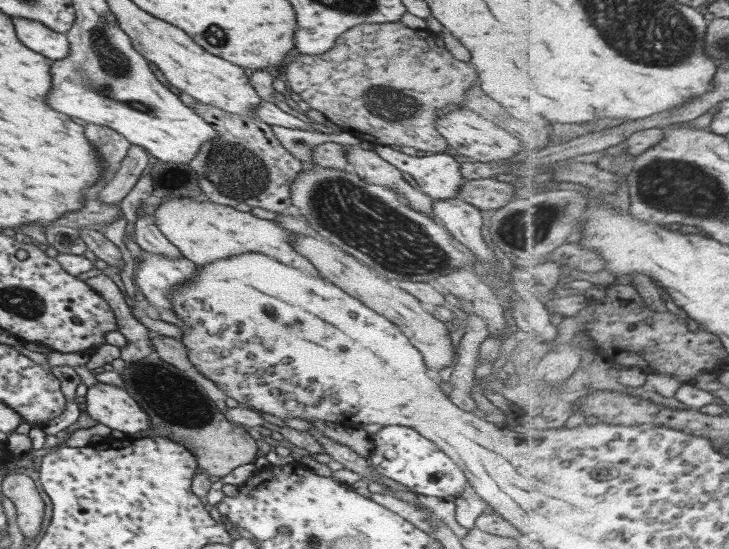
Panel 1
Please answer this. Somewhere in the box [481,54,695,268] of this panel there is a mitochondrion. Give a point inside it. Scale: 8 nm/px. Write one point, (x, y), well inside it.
(525, 229)

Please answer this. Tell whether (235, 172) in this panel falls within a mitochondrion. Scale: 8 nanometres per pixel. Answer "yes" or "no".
yes

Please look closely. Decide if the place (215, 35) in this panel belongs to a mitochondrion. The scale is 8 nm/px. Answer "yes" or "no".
yes

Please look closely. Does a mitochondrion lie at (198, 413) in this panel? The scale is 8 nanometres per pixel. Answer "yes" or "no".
yes

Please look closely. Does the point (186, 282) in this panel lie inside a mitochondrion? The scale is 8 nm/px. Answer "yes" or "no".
no

